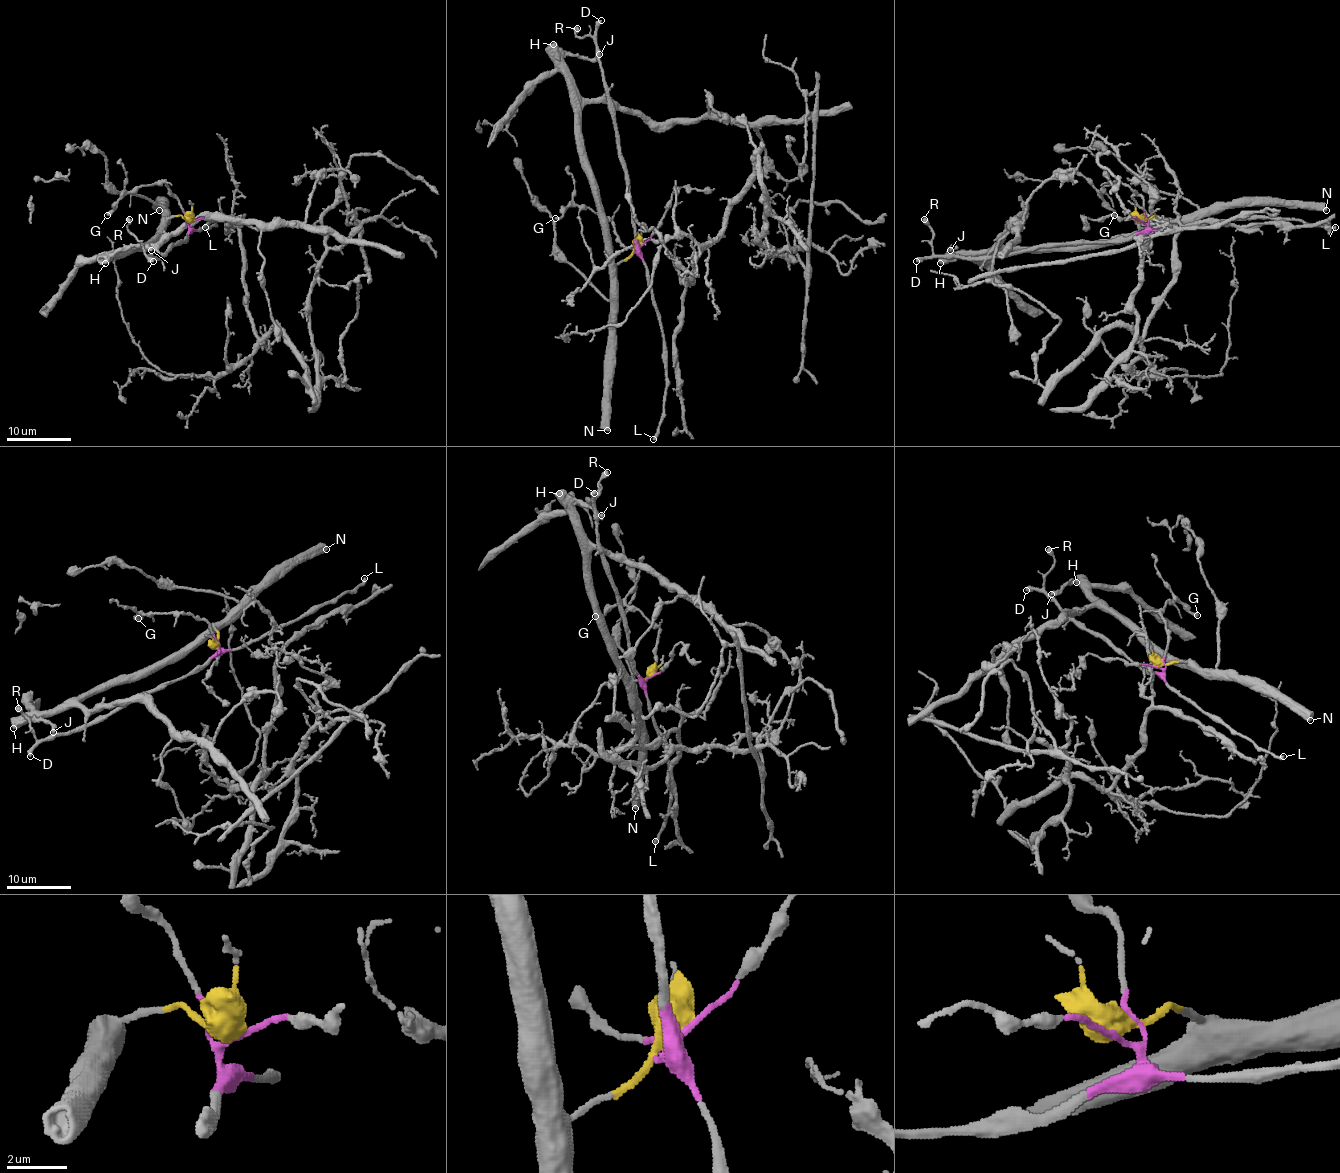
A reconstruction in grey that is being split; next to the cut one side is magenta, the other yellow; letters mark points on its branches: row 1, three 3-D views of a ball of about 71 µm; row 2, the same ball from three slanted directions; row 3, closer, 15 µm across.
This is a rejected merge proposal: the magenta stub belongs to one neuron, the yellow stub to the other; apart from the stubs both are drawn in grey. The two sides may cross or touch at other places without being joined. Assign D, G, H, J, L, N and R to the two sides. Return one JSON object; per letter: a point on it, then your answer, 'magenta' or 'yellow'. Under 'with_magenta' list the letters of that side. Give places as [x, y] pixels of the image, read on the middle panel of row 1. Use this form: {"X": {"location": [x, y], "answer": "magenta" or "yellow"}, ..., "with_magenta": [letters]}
{"D": {"location": [601, 20], "answer": "magenta"}, "G": {"location": [555, 218], "answer": "magenta"}, "H": {"location": [553, 44], "answer": "yellow"}, "J": {"location": [599, 54], "answer": "yellow"}, "L": {"location": [653, 439], "answer": "magenta"}, "N": {"location": [607, 430], "answer": "yellow"}, "R": {"location": [577, 28], "answer": "magenta"}, "with_magenta": ["D", "G", "L", "R"]}

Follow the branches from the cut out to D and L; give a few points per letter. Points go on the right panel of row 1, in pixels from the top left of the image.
D: (1143, 222), (1147, 226), (1127, 238), (1071, 242), (994, 257), (922, 257), (917, 262)
L: (1143, 222), (1153, 230), (1195, 226), (1229, 218), (1294, 218), (1330, 228), (1335, 226)

